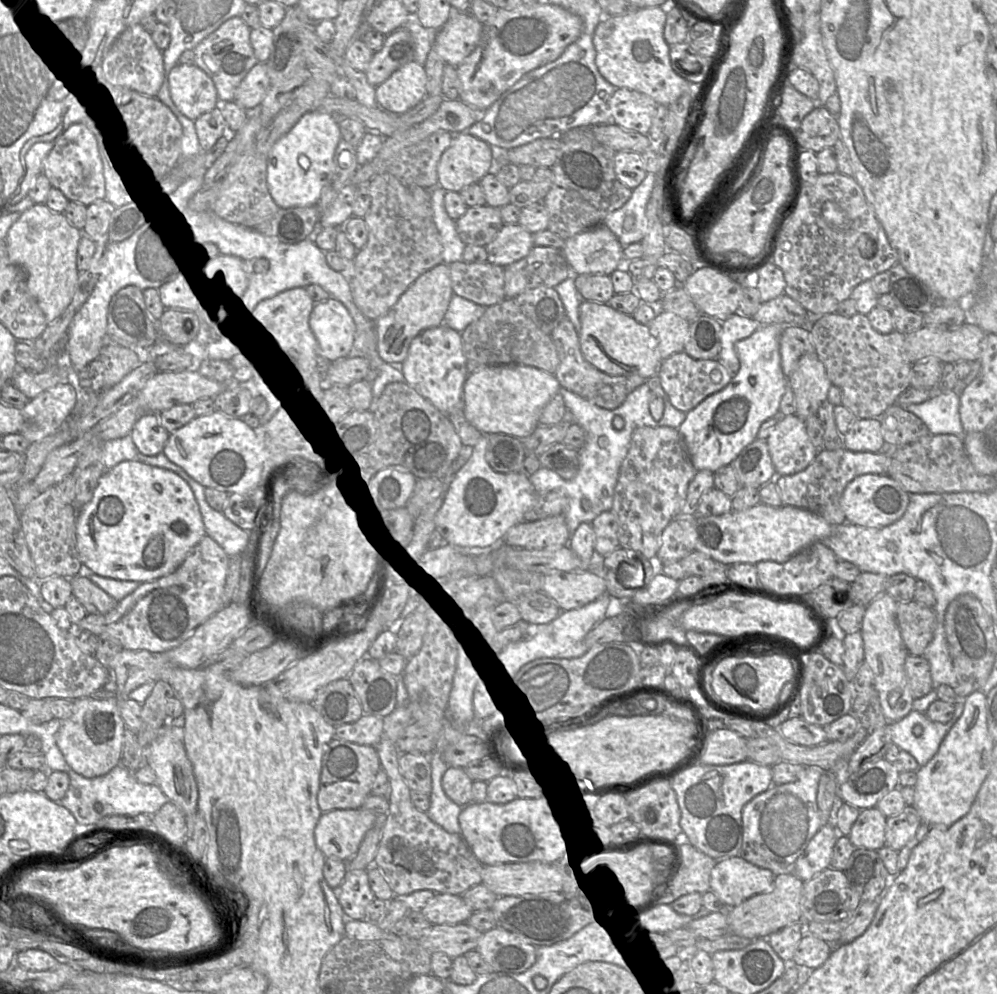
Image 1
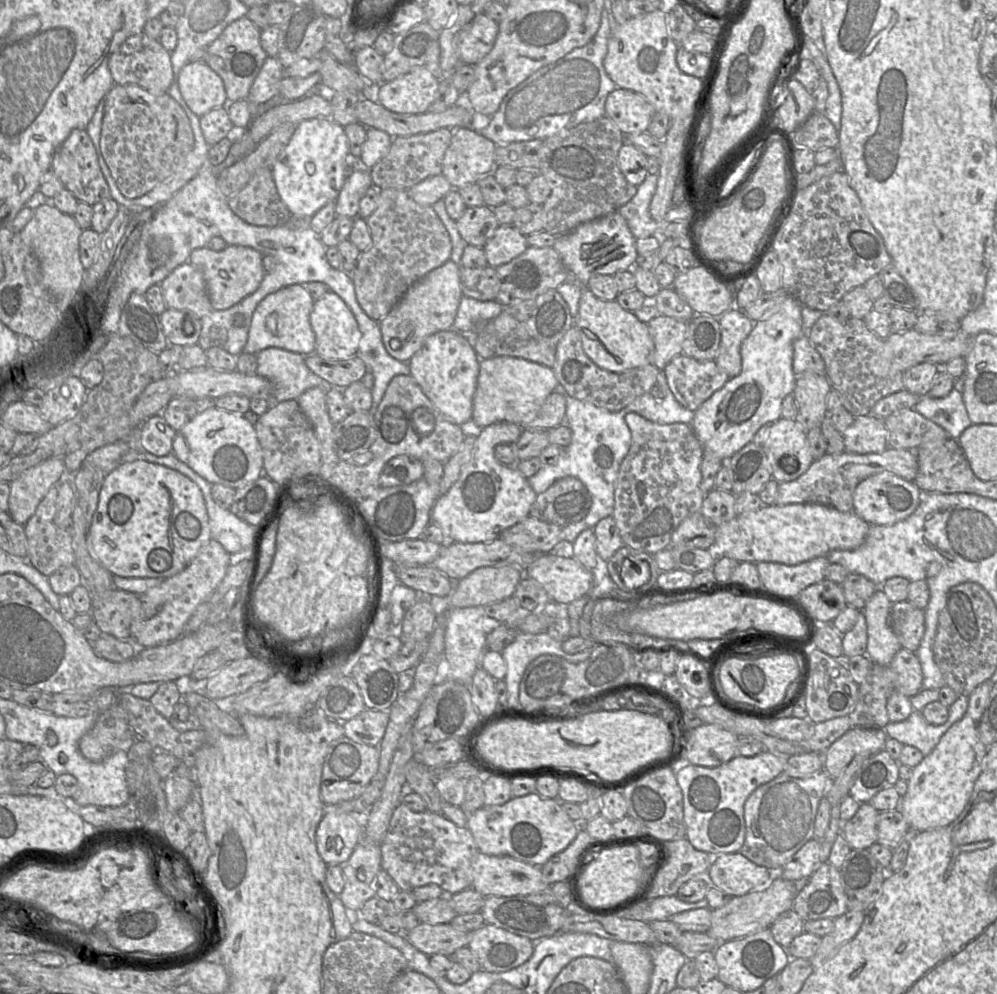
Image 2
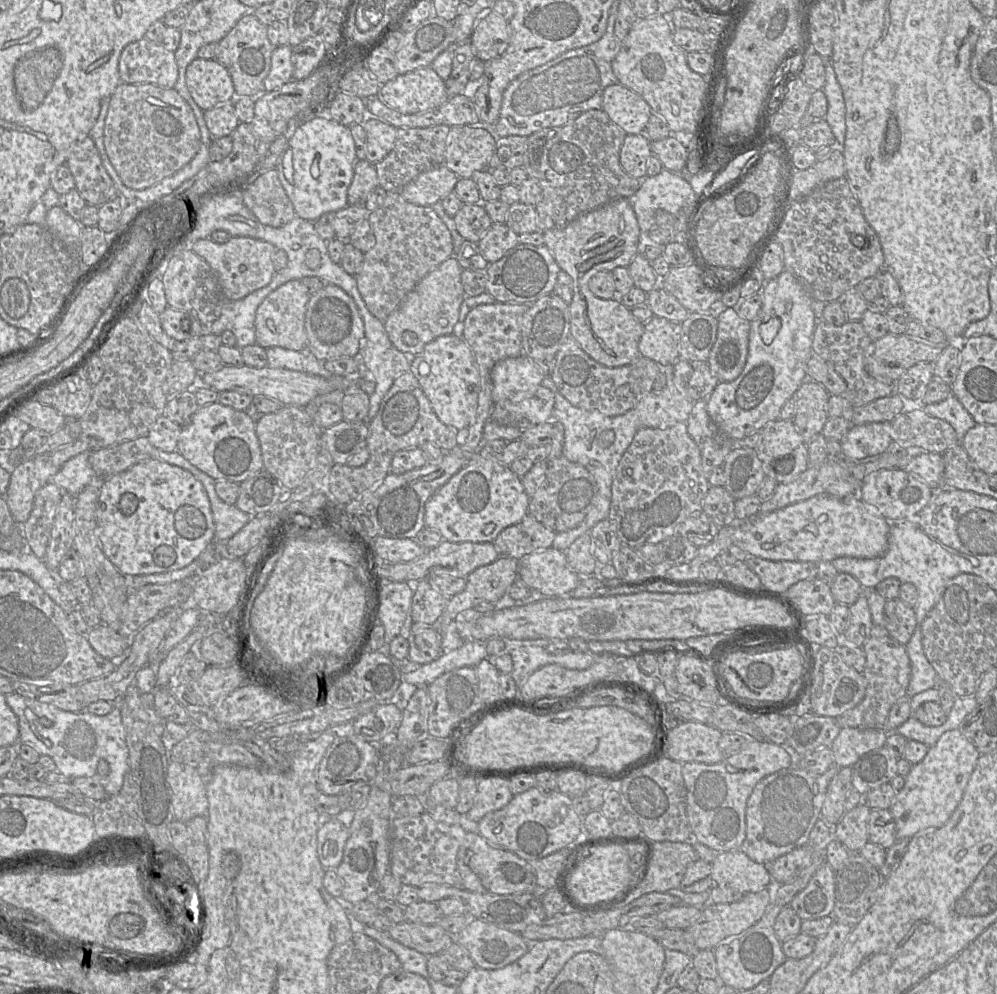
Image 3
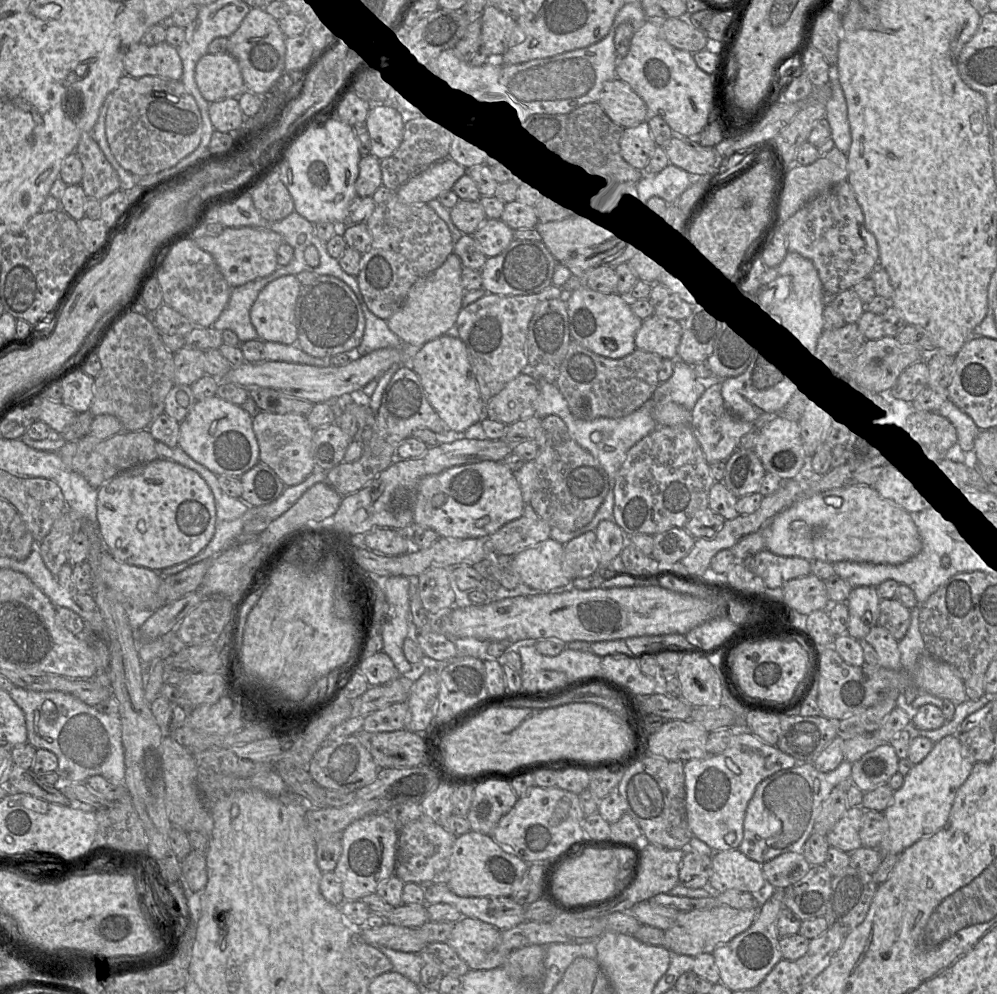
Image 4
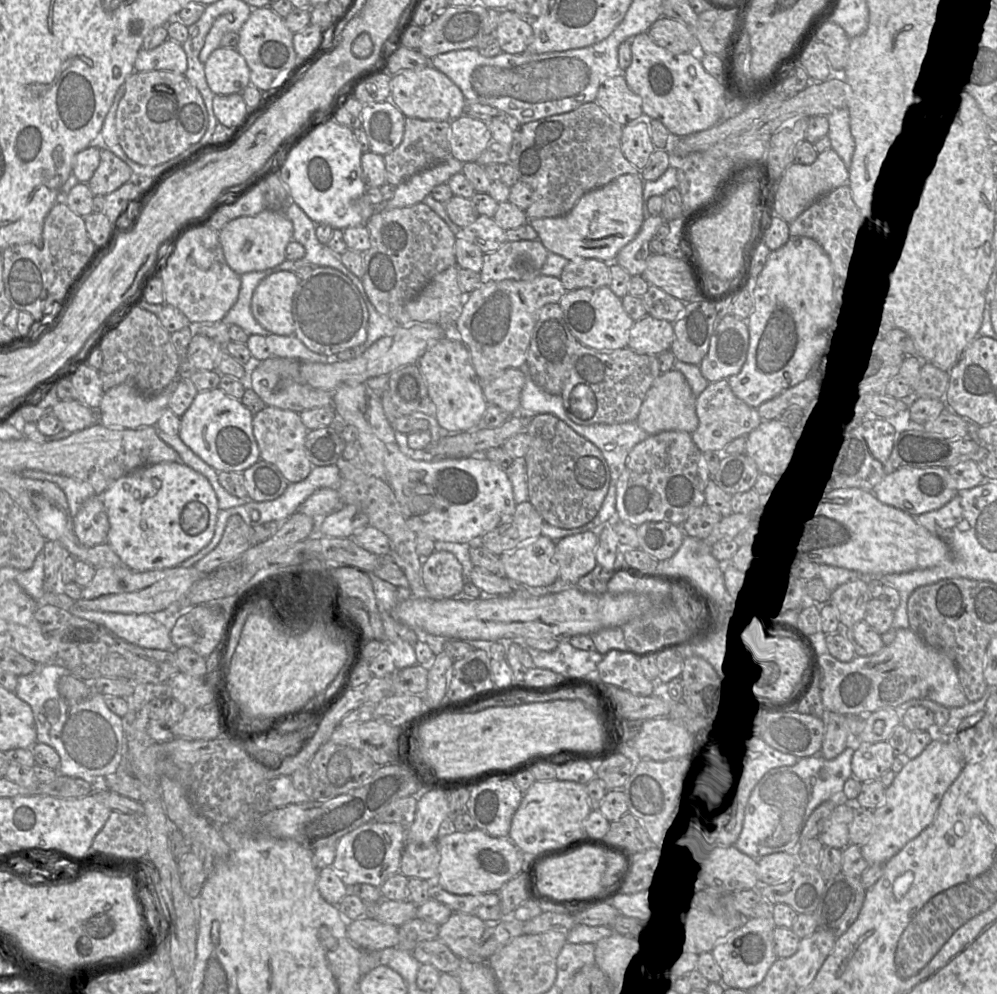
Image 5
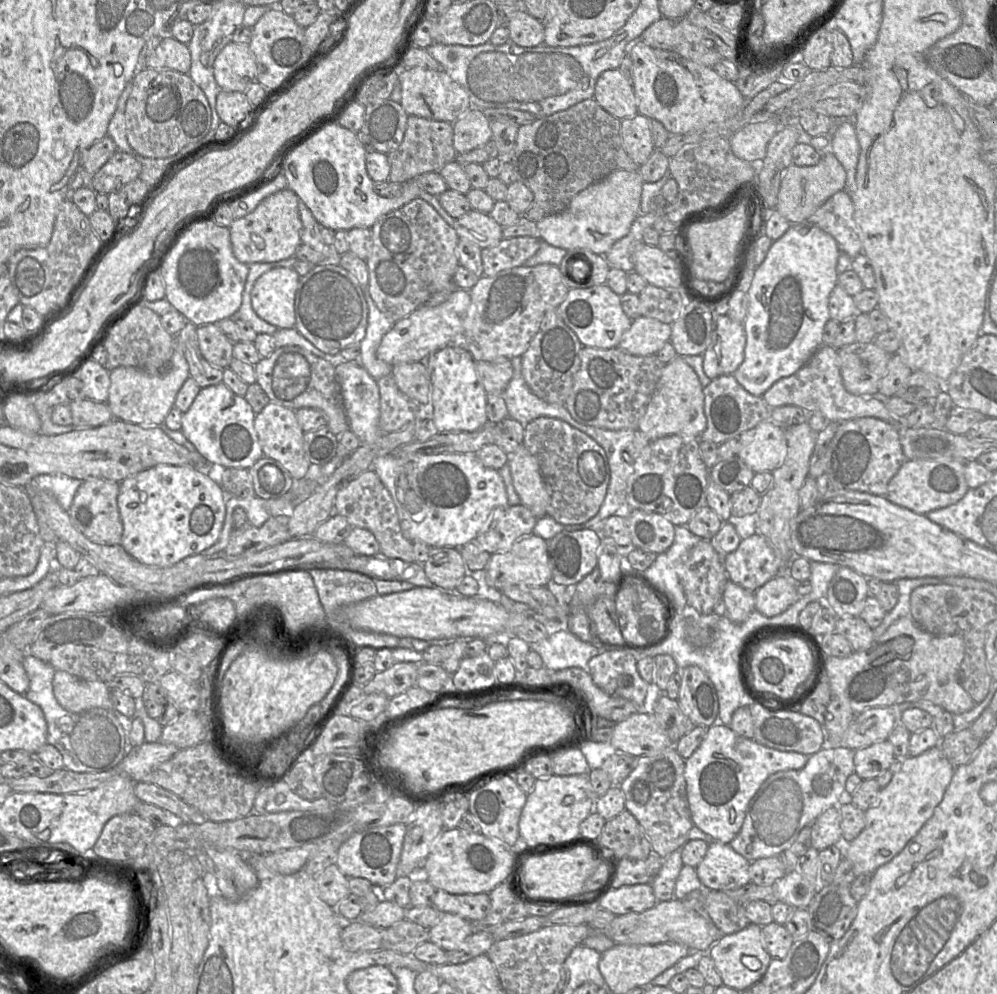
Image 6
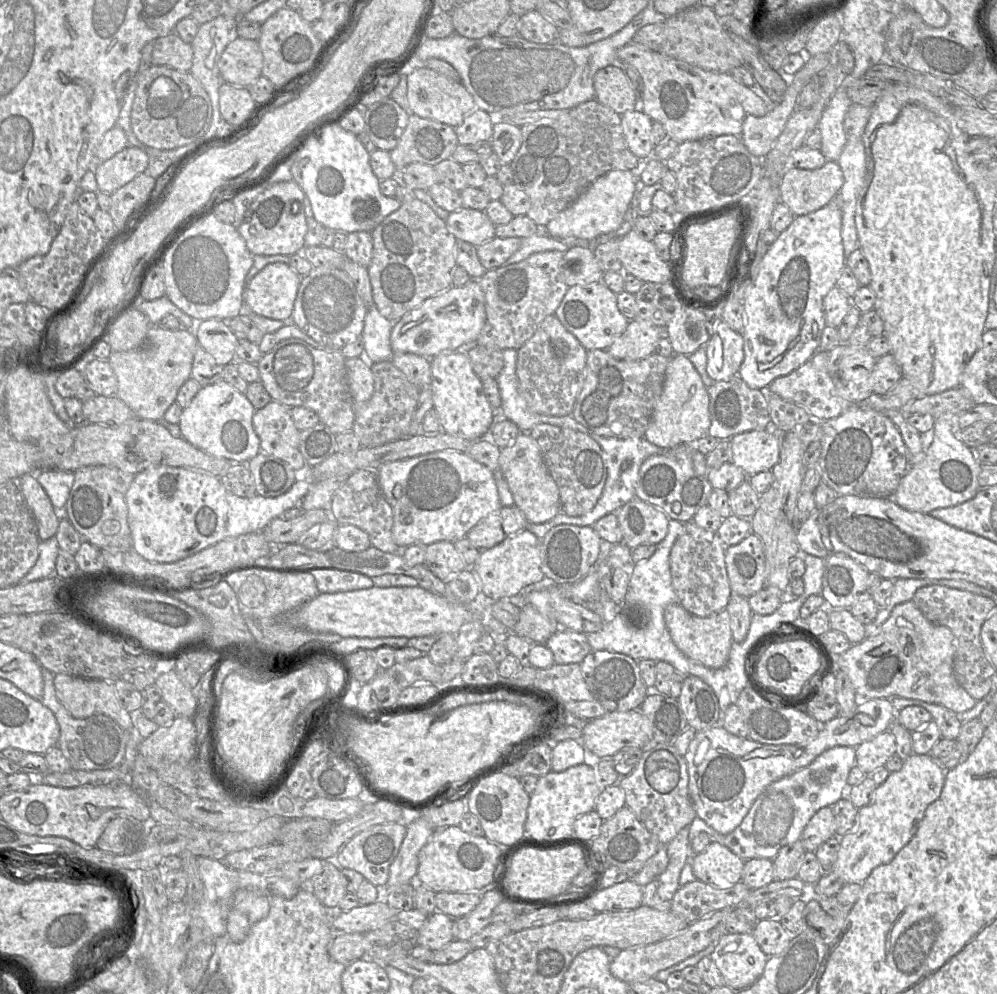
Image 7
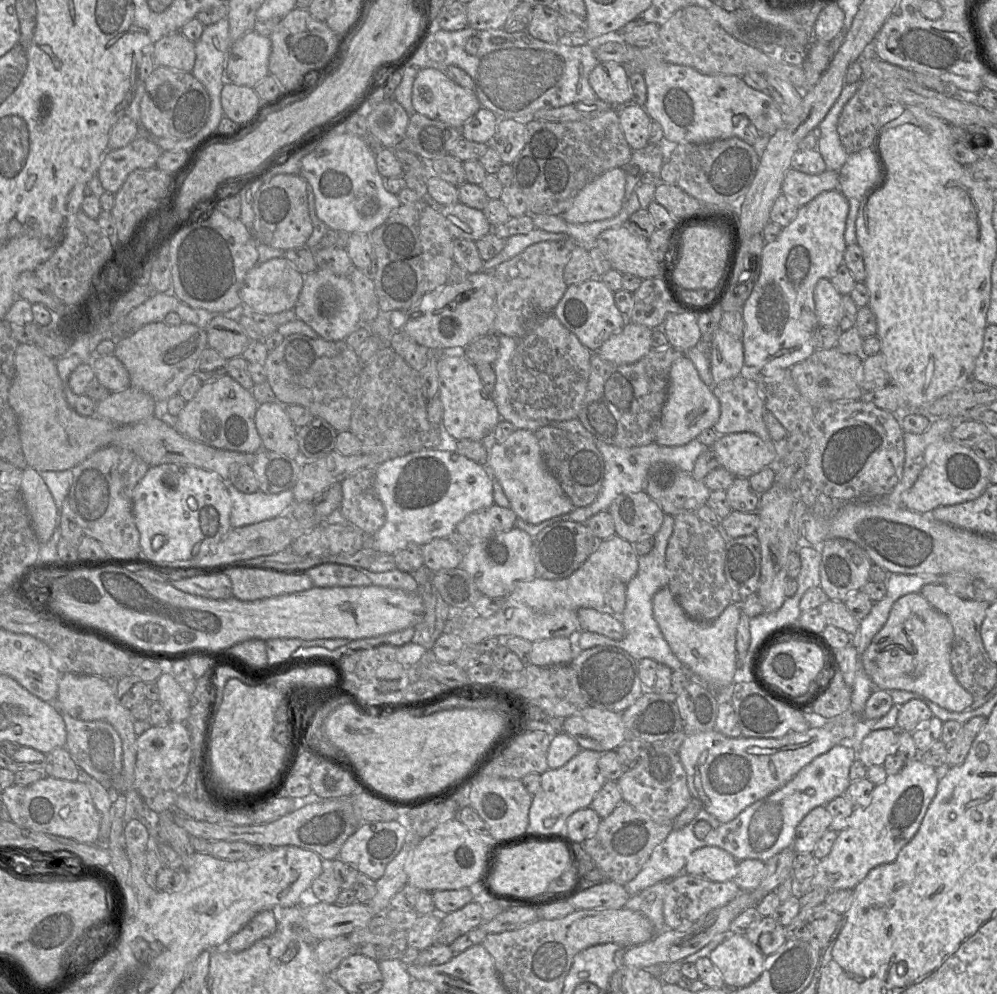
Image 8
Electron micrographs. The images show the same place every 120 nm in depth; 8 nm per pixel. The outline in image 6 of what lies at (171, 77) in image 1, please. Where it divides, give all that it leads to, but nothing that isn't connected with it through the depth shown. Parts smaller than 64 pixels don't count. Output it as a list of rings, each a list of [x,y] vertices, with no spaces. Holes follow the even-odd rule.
[[[228,43],[216,56],[213,73],[221,90],[245,92],[257,78],[257,64],[249,44]]]

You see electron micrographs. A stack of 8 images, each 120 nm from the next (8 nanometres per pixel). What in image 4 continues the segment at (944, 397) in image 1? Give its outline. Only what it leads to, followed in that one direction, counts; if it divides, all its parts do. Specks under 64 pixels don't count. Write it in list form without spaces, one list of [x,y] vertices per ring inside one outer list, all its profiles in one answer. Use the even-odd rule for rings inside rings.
[[[949,399],[942,404],[937,413],[947,418],[956,428],[959,450],[963,453],[973,452],[975,438],[981,431],[973,419]]]

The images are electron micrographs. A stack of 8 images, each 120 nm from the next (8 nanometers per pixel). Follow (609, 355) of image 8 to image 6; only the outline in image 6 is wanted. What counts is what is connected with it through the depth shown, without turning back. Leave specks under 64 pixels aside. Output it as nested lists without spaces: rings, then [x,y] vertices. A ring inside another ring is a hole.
[[[639,316],[622,335],[617,347],[635,356],[656,355],[670,341],[671,332],[671,324]]]

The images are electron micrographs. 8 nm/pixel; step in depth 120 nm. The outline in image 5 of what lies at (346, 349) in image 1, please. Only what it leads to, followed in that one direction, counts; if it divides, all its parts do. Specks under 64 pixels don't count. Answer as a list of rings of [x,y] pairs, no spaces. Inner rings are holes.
[[[320,266],[314,267],[307,279],[299,280],[293,295],[294,335],[311,351],[325,356],[362,345],[367,339],[368,310],[355,284],[339,270]]]

